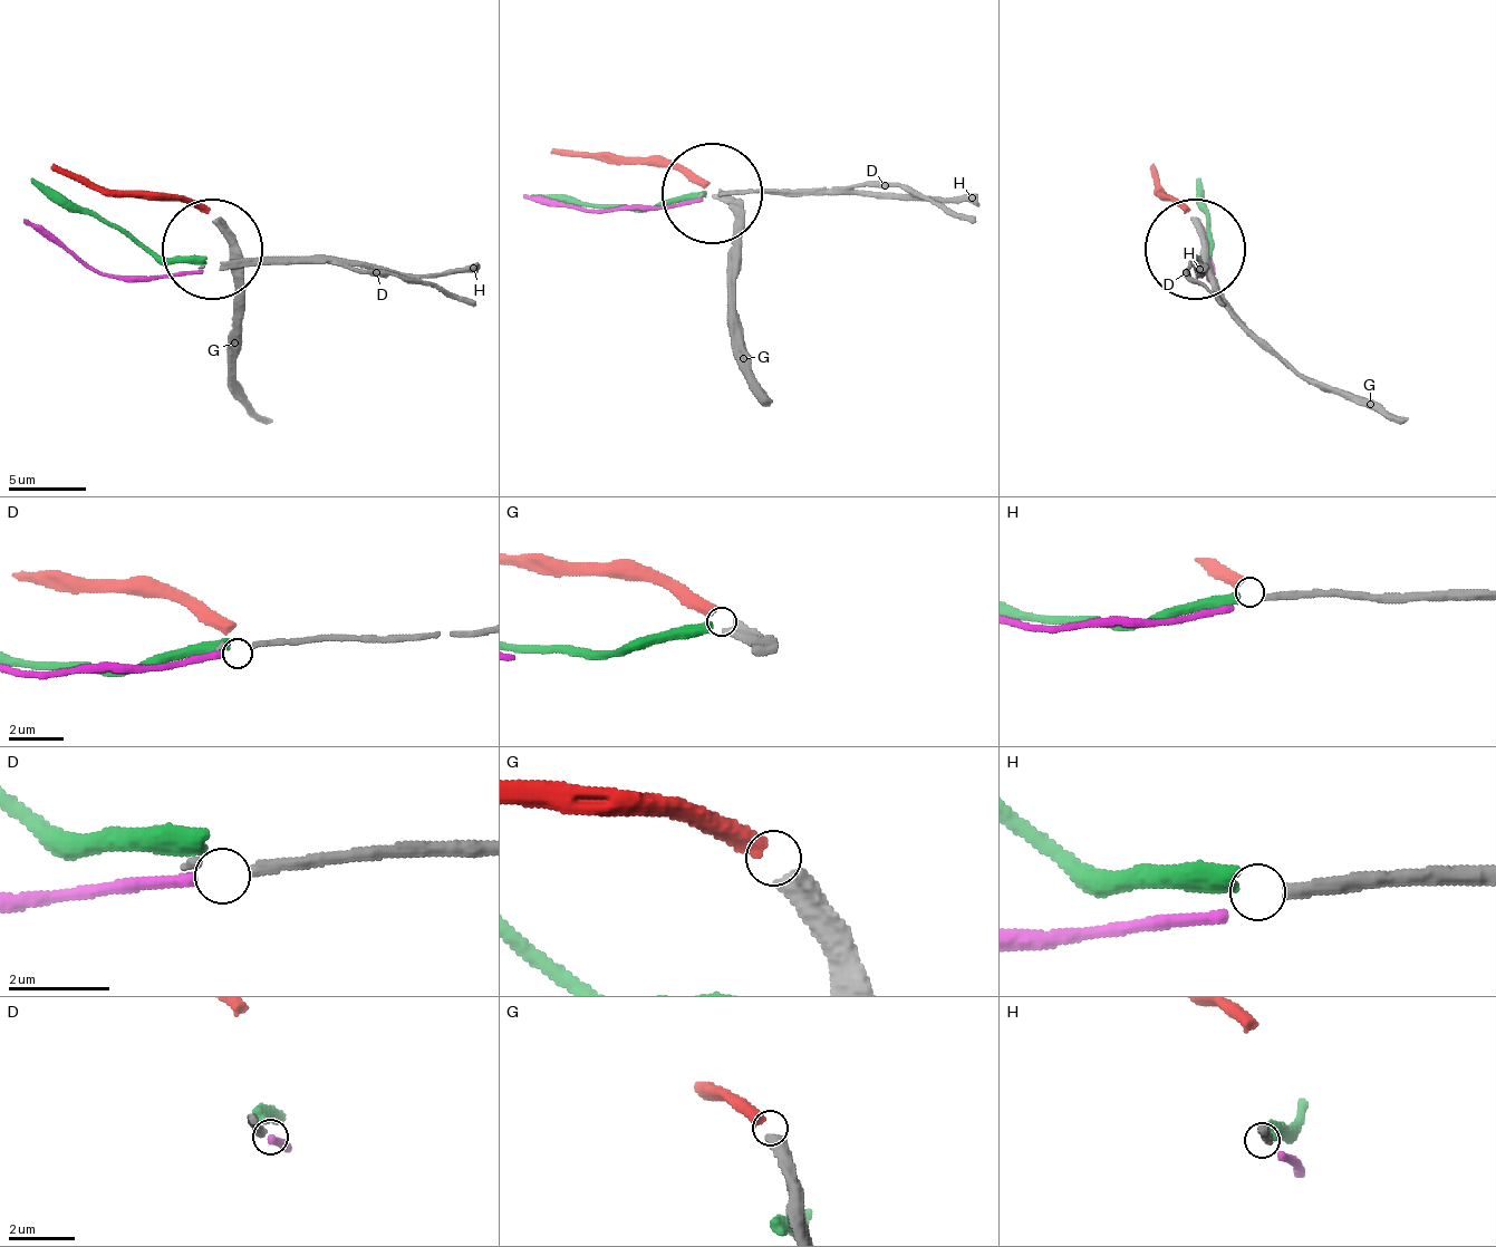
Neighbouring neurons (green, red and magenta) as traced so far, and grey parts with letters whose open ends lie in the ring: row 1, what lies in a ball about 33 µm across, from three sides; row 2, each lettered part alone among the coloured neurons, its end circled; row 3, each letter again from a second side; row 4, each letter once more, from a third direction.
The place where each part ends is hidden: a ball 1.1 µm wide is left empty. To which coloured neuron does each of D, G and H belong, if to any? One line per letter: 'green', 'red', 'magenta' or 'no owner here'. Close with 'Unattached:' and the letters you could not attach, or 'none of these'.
D: magenta
G: red
H: green
Unattached: none of these

